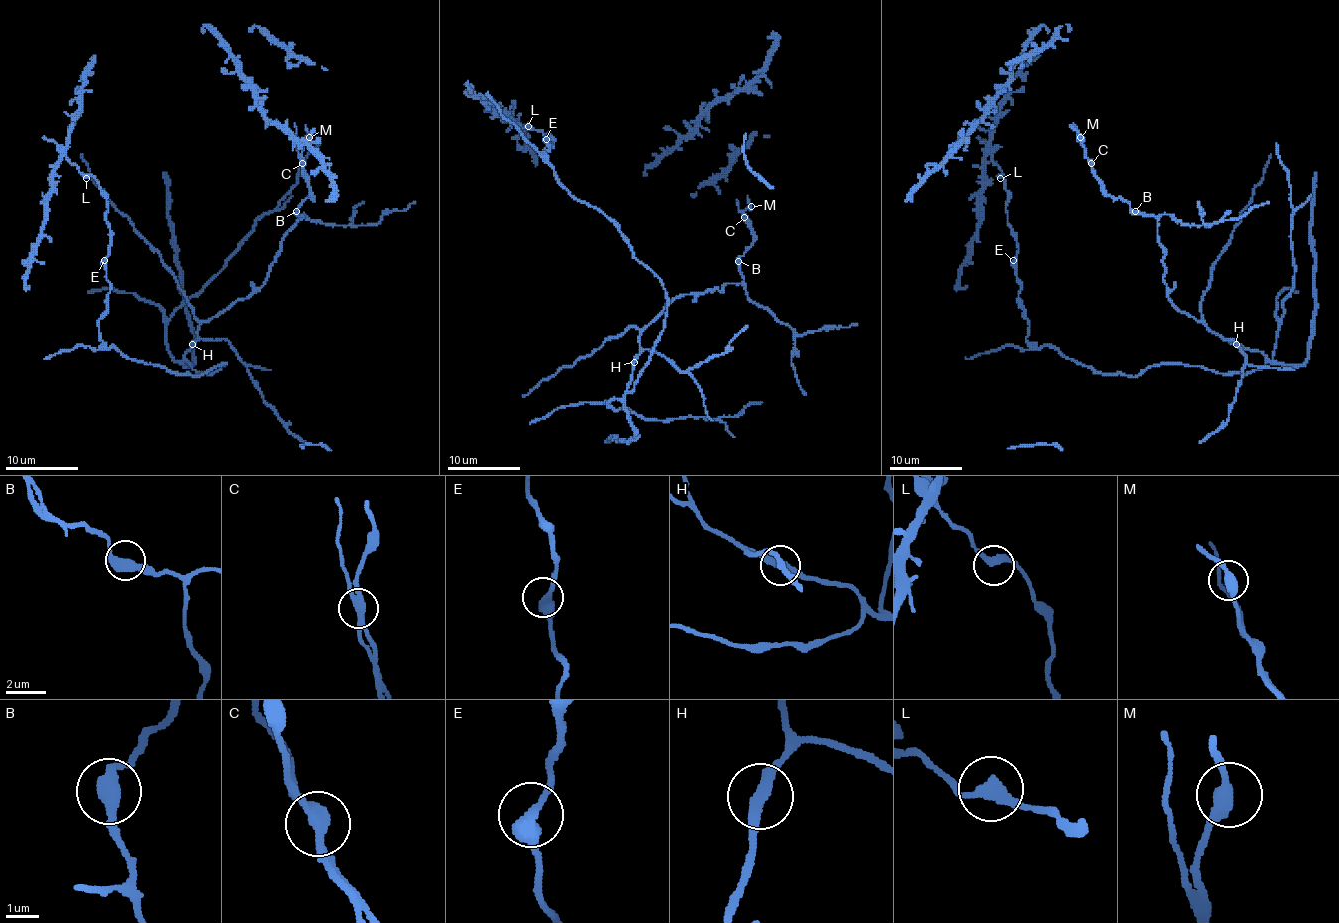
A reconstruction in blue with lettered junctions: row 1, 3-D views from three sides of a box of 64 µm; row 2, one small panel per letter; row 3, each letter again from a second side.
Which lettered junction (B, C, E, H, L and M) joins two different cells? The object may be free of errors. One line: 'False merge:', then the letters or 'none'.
False merge: C

